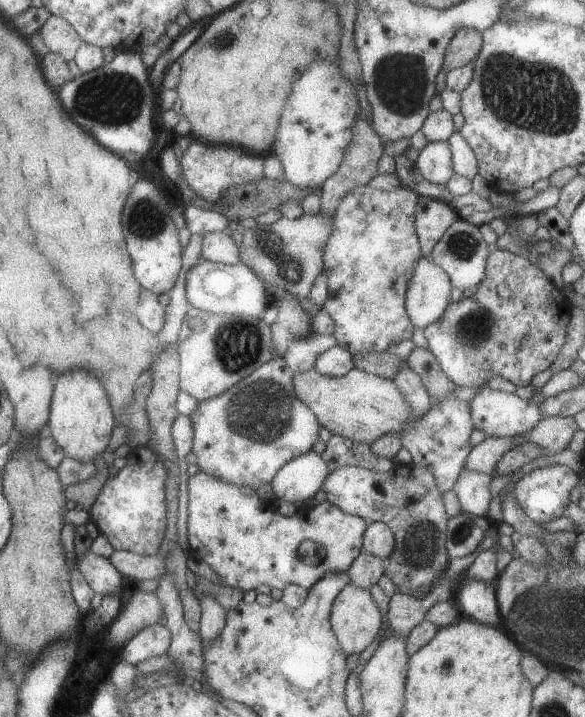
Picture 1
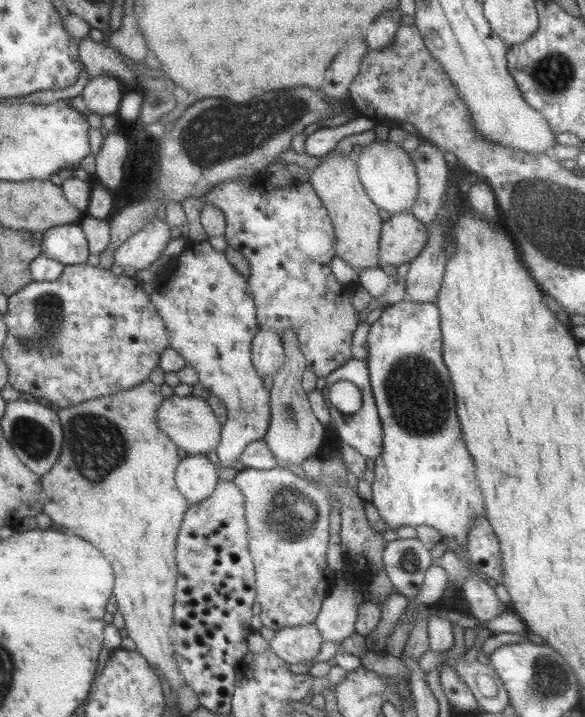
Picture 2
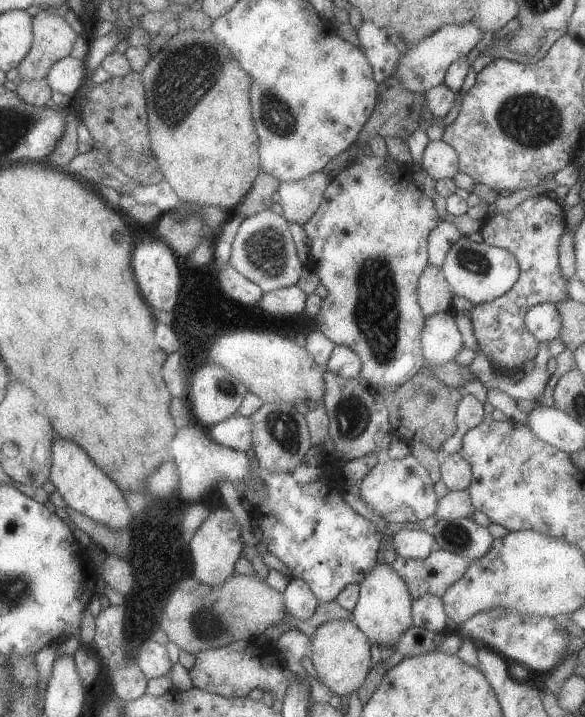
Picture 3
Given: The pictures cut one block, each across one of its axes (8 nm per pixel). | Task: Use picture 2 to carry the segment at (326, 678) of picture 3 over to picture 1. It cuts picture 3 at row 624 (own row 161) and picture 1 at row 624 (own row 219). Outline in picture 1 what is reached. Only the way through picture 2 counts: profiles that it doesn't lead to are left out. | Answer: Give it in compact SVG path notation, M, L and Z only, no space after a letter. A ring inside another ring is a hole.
M347 584L341 588L341 591L333 600L329 623L340 650L348 657L352 654L359 655L371 644L377 636L379 628L381 628L381 614L379 614L376 603L370 596L369 591Z

